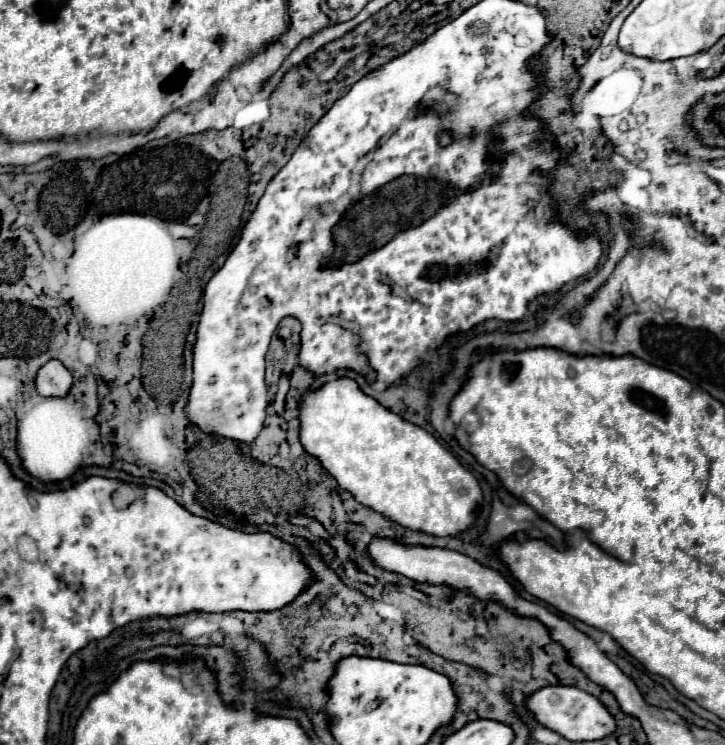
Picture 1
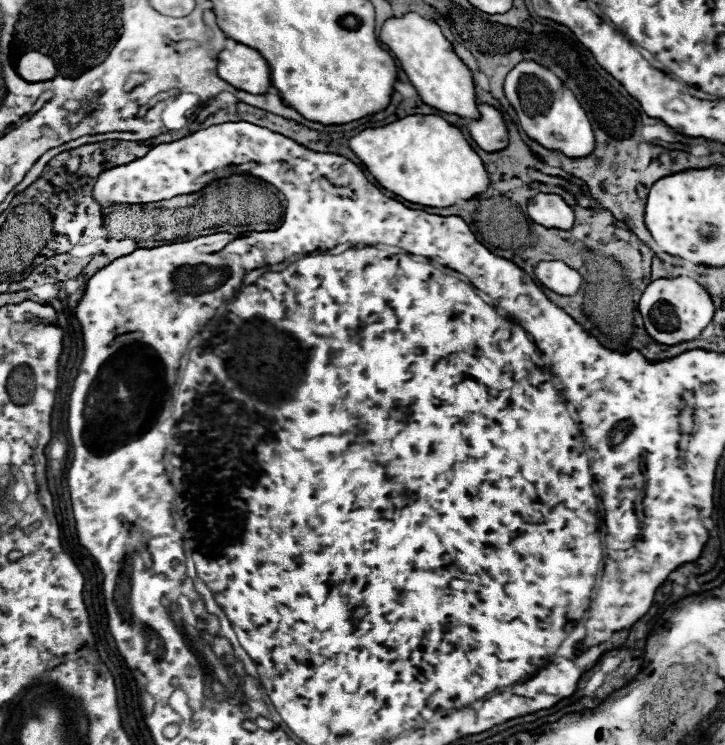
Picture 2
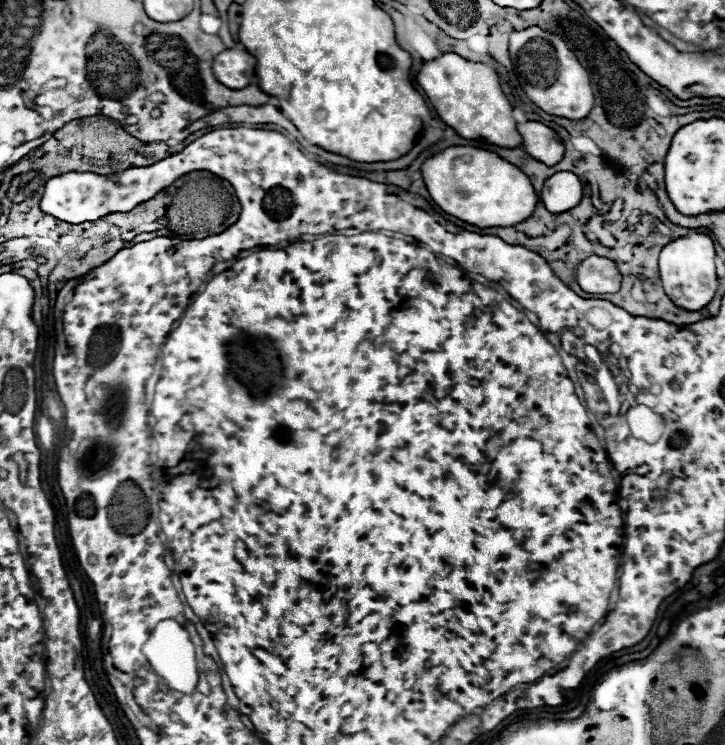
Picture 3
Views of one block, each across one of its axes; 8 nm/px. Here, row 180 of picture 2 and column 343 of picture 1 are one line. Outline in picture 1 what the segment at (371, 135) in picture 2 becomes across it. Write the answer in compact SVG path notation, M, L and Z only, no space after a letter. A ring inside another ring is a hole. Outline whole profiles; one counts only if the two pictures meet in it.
M350 378L326 382L320 390L308 392L300 406L300 438L306 452L316 456L322 466L348 490L360 504L406 526L432 536L456 536L474 524L474 510L480 504L482 488L472 472L454 458L430 432L404 422L398 414L386 410L374 398L366 396Z

